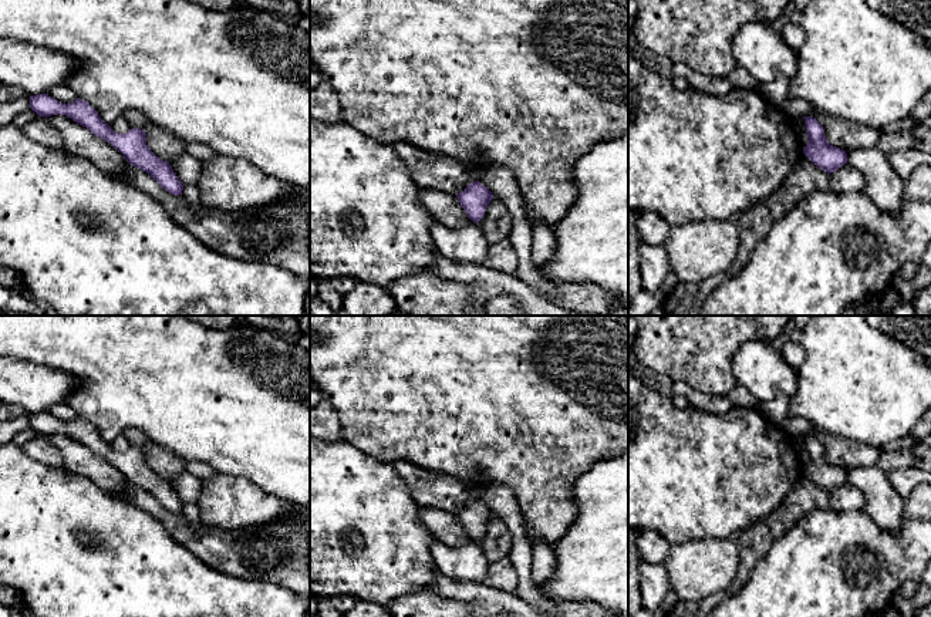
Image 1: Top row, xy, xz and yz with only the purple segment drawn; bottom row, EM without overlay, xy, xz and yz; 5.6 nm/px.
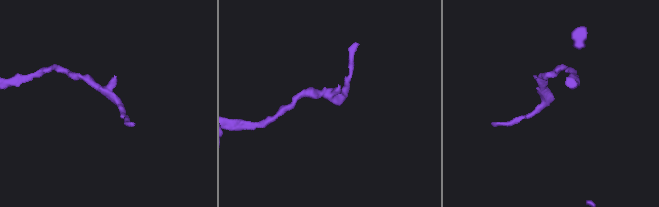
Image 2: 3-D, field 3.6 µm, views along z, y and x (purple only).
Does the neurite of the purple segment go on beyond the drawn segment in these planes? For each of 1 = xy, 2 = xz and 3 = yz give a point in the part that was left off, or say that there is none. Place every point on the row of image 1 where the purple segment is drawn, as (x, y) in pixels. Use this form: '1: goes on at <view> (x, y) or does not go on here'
1: does not go on here
2: does not go on here
3: does not go on here

